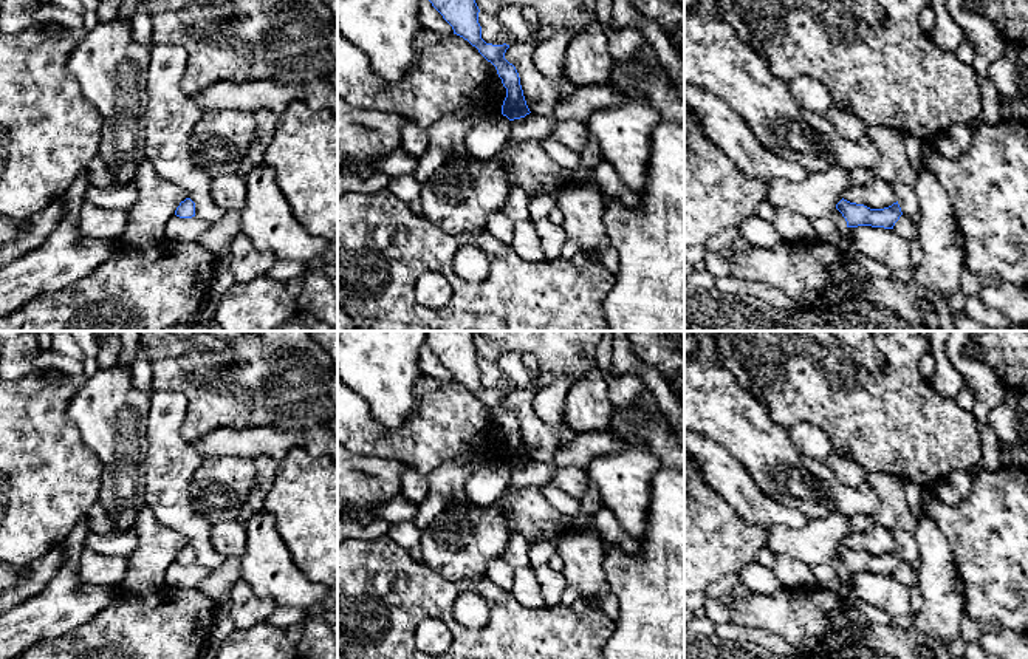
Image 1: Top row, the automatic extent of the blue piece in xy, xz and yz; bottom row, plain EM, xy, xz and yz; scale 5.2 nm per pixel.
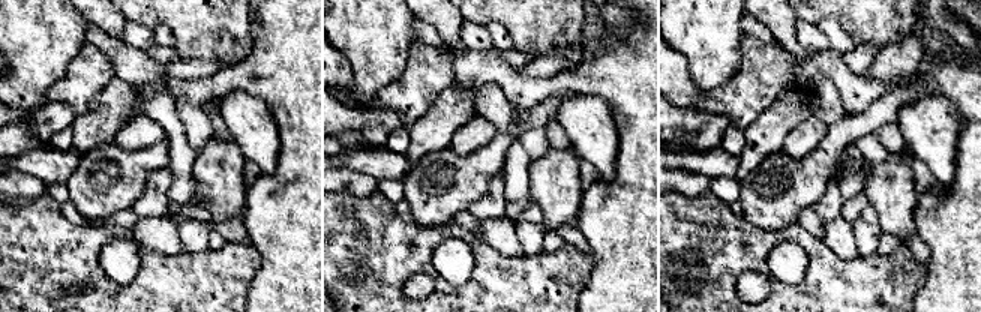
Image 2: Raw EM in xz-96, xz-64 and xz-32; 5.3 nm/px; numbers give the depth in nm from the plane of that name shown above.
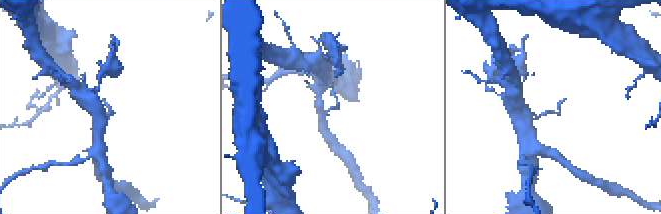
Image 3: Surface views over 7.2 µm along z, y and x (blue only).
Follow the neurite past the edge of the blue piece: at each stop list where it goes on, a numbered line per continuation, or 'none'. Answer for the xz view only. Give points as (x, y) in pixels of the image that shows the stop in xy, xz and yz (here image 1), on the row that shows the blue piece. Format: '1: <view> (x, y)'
none

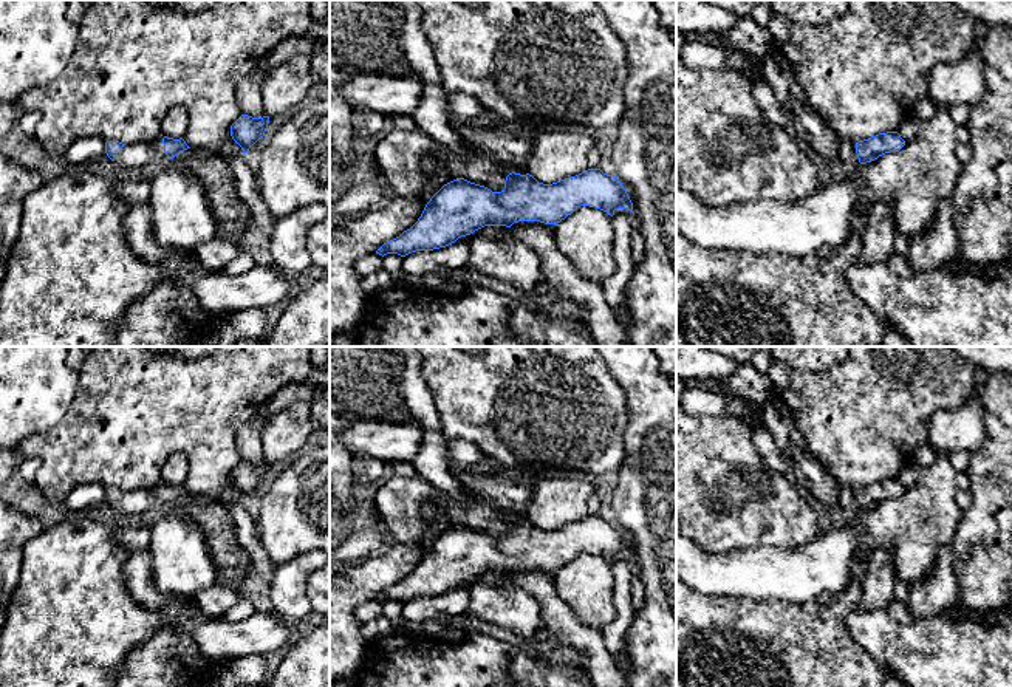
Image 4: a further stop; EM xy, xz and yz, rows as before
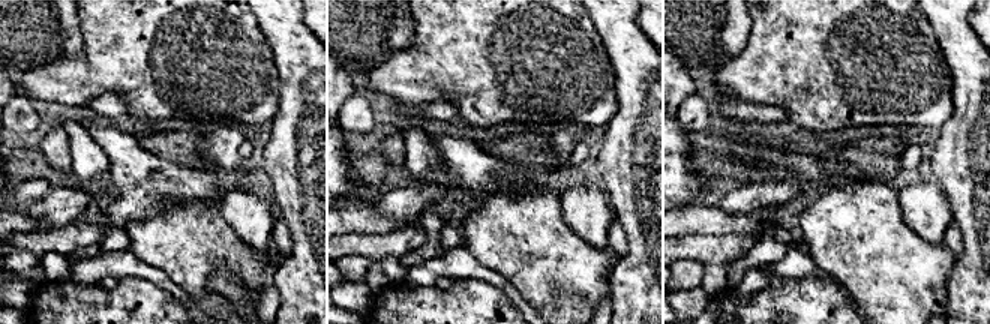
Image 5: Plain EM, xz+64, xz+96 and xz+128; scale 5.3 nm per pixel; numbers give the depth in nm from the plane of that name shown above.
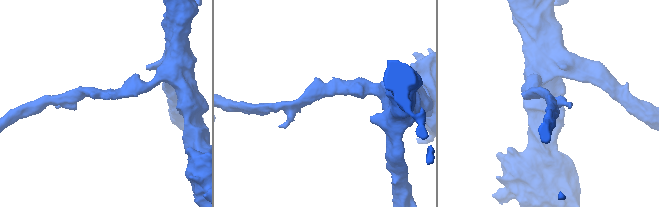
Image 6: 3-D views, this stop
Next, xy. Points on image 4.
1: xy (140, 157)

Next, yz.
1: yz (848, 158)

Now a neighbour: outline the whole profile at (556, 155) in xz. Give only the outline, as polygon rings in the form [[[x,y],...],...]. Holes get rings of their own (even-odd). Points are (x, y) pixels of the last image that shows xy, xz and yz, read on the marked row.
[[[535,130],[528,173],[538,183],[552,184],[590,169],[588,152],[596,147],[586,130]]]

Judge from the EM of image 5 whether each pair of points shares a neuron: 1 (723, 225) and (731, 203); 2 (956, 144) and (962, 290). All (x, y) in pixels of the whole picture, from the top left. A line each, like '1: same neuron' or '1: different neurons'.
1: different neurons
2: same neuron

